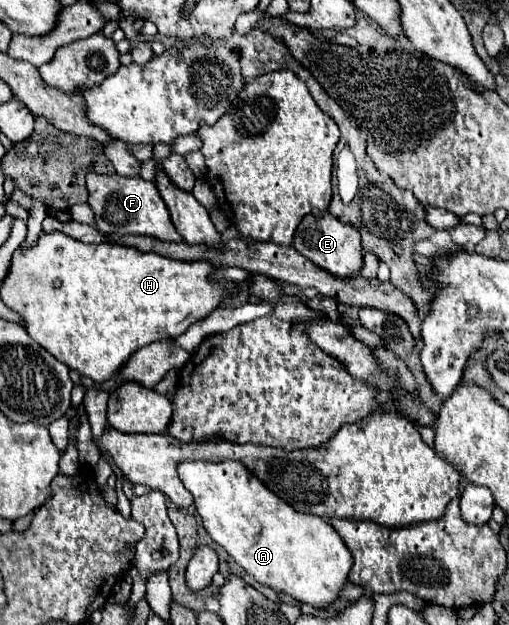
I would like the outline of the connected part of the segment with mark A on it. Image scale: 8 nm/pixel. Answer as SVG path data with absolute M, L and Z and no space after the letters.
M185 461L179 463L179 477L183 485L195 497L195 509L203 519L203 527L257 583L291 595L299 603L307 603L317 609L325 609L339 599L341 589L347 585L349 571L353 567L353 555L331 527L331 523L319 519L317 515L299 513L287 503L283 503L275 493L267 491L259 479L243 467L243 463L223 461L223 463L203 463L203 461Z

